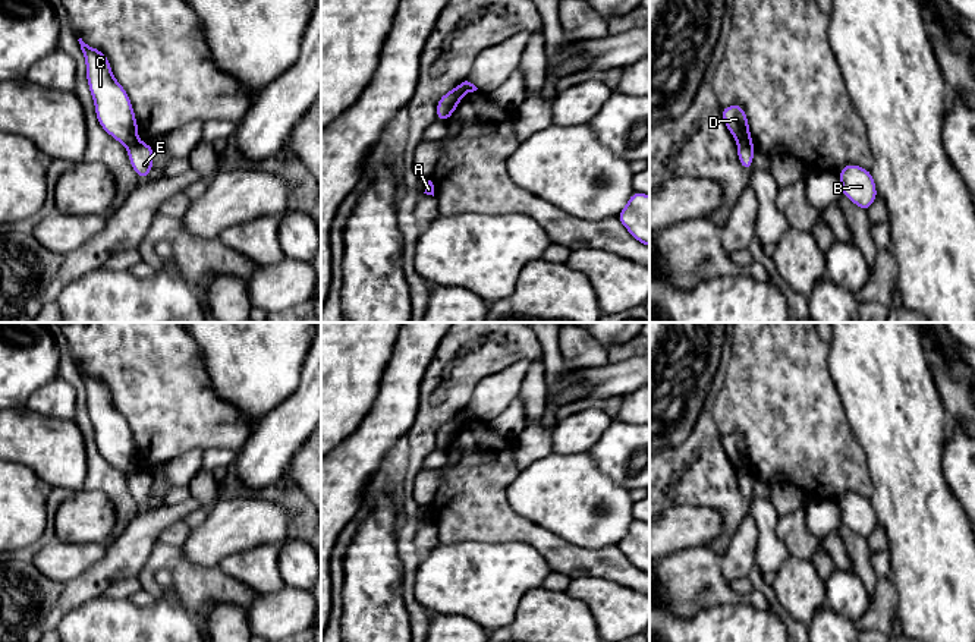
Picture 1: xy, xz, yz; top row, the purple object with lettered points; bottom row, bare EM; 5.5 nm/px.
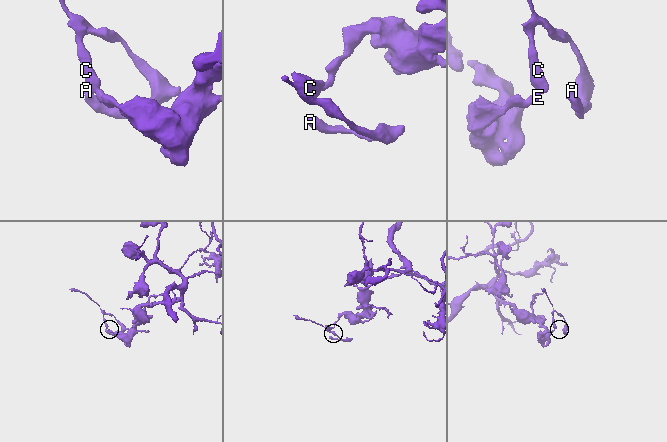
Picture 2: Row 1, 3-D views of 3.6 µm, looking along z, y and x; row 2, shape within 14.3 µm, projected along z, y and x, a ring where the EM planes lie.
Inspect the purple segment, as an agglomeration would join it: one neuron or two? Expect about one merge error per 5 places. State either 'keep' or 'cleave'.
cleave

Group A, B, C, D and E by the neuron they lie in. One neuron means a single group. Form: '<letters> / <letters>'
A B C D / E

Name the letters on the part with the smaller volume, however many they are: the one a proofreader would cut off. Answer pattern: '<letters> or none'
A, B, C, D

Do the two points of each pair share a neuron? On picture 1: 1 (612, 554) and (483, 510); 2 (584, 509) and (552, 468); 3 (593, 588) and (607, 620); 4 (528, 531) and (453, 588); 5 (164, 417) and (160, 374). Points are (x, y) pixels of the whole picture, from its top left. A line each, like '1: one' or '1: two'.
1: one
2: one
3: one
4: two
5: one

